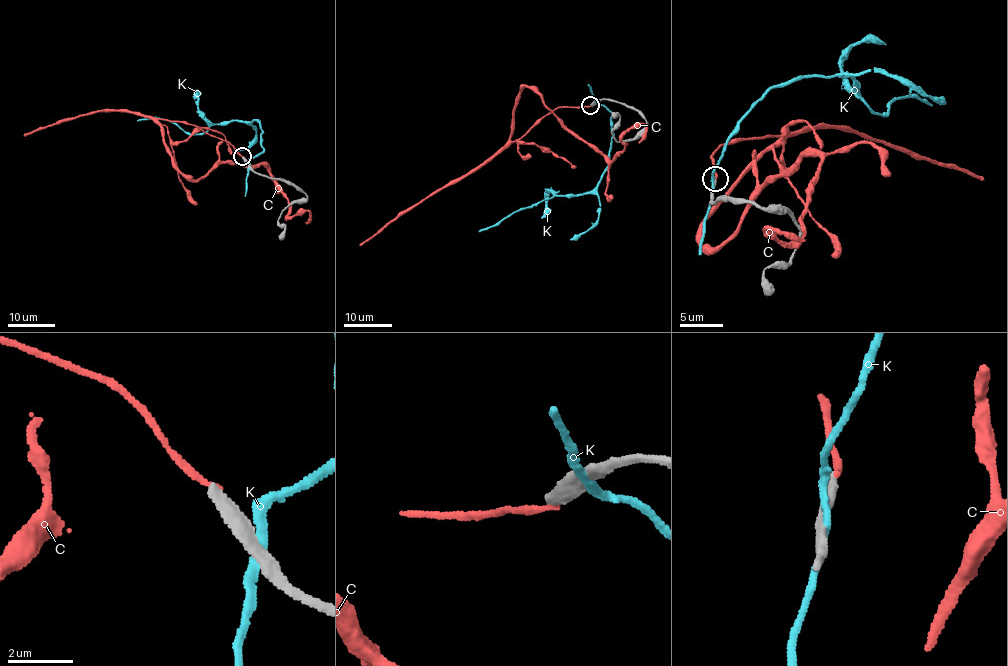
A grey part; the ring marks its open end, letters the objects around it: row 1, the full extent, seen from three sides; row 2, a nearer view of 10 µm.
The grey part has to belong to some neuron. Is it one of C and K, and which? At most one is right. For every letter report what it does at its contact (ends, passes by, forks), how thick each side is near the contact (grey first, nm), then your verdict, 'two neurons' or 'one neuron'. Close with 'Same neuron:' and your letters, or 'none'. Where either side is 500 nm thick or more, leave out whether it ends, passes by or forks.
C: it ends | 360/170 nm | two neurons
K: it passes by | 340/240 nm | two neurons
Same neuron: none

